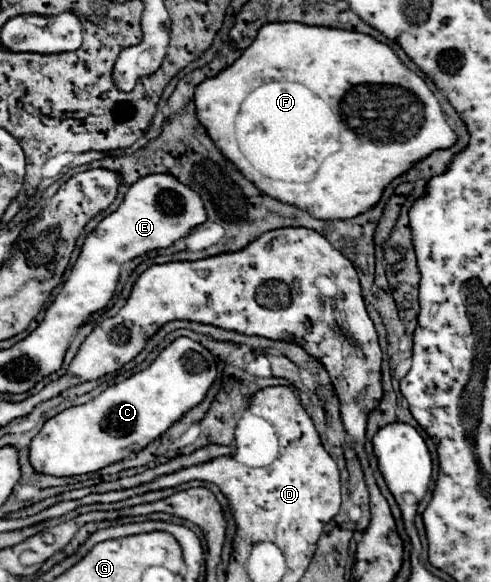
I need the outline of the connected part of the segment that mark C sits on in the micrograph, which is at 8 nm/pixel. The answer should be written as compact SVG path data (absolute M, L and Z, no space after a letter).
M181 336L149 368L121 384L109 386L91 402L67 408L49 418L31 442L29 462L37 472L53 476L87 474L119 462L131 452L143 450L185 412L201 404L215 378L217 368L211 352L199 342Z

